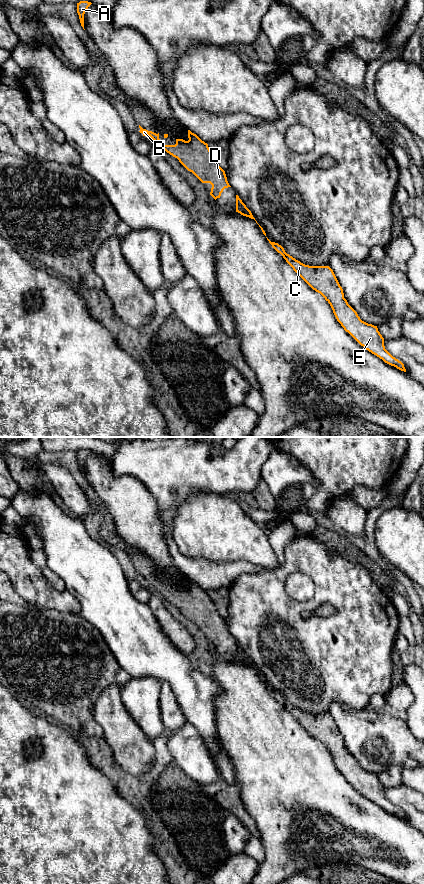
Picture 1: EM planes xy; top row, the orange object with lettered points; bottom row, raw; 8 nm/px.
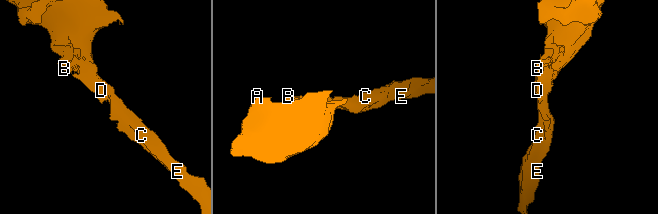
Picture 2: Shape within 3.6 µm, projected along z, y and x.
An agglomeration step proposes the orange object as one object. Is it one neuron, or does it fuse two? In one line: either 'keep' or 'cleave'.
keep

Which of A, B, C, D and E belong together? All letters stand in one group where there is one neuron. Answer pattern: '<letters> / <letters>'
A B C D E

